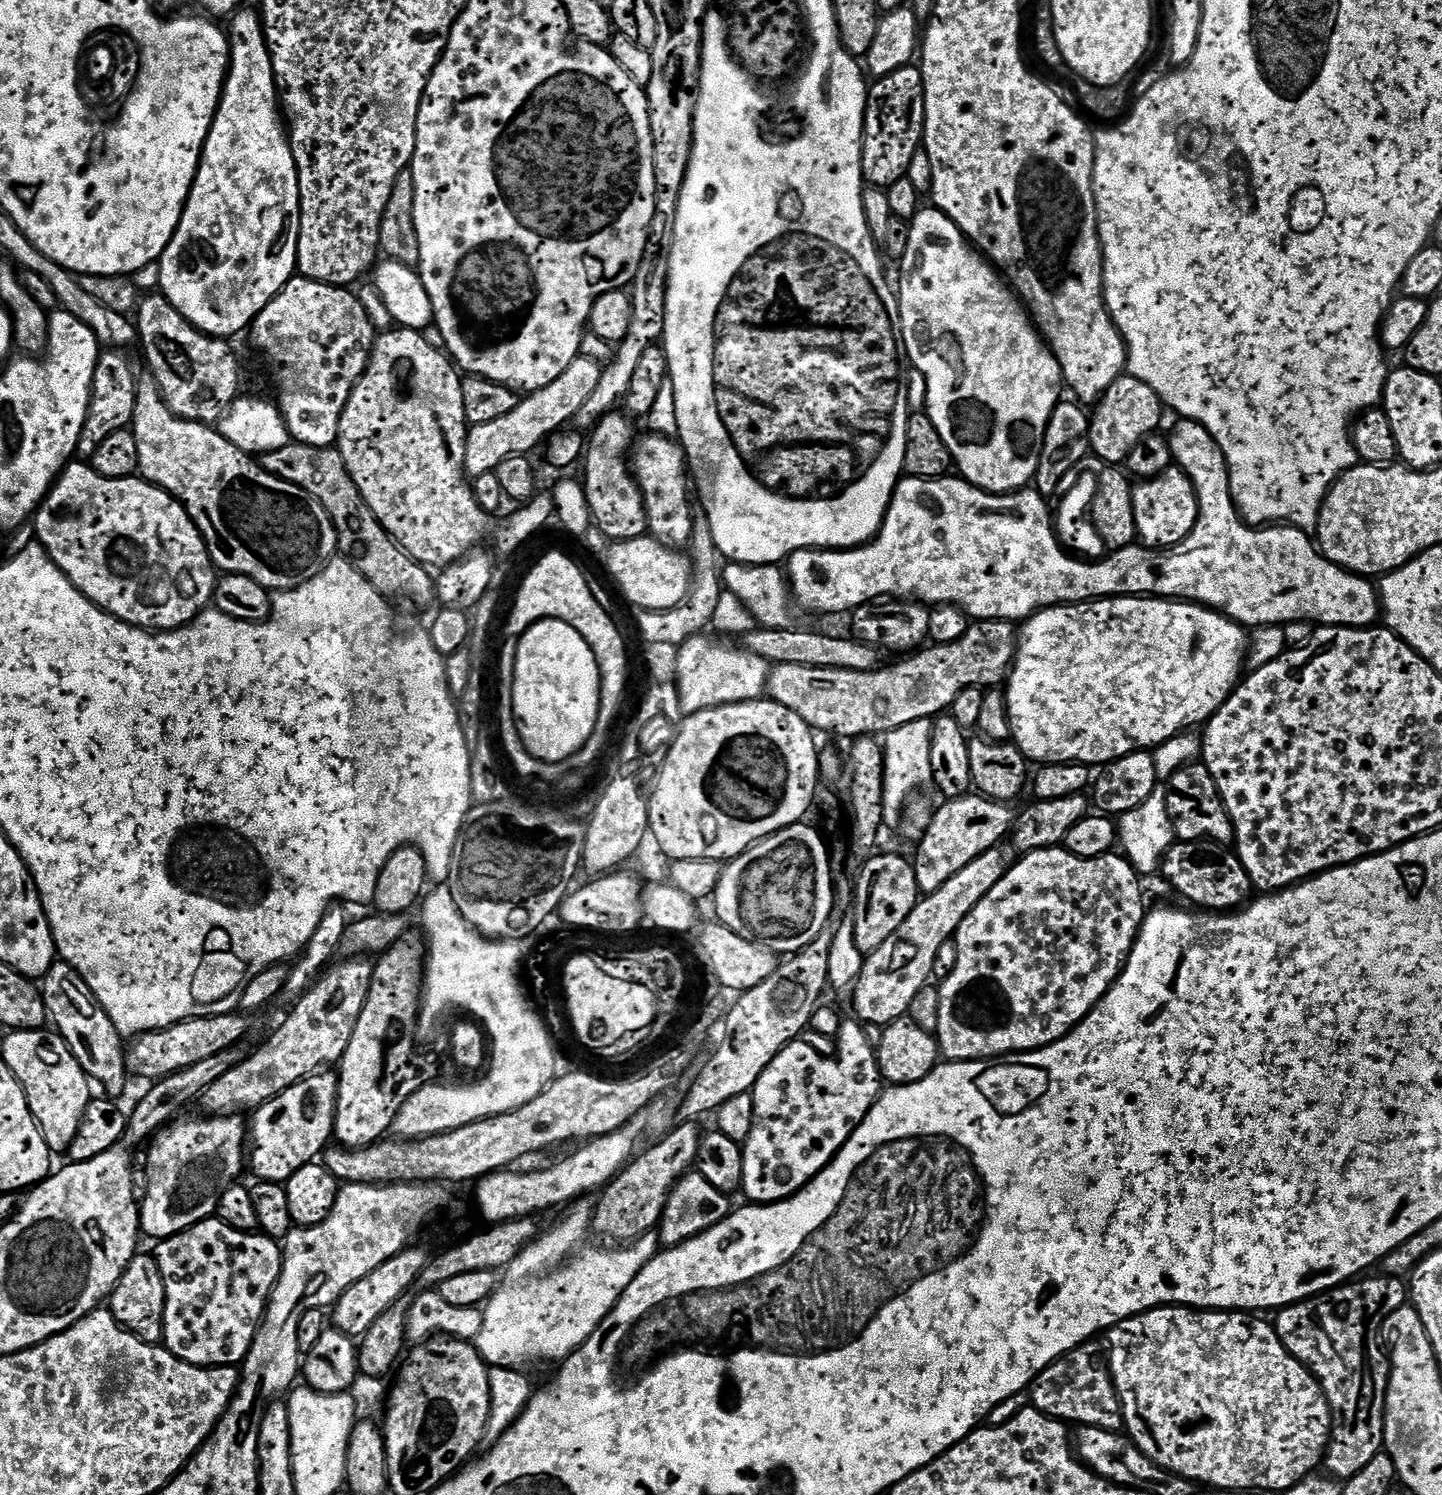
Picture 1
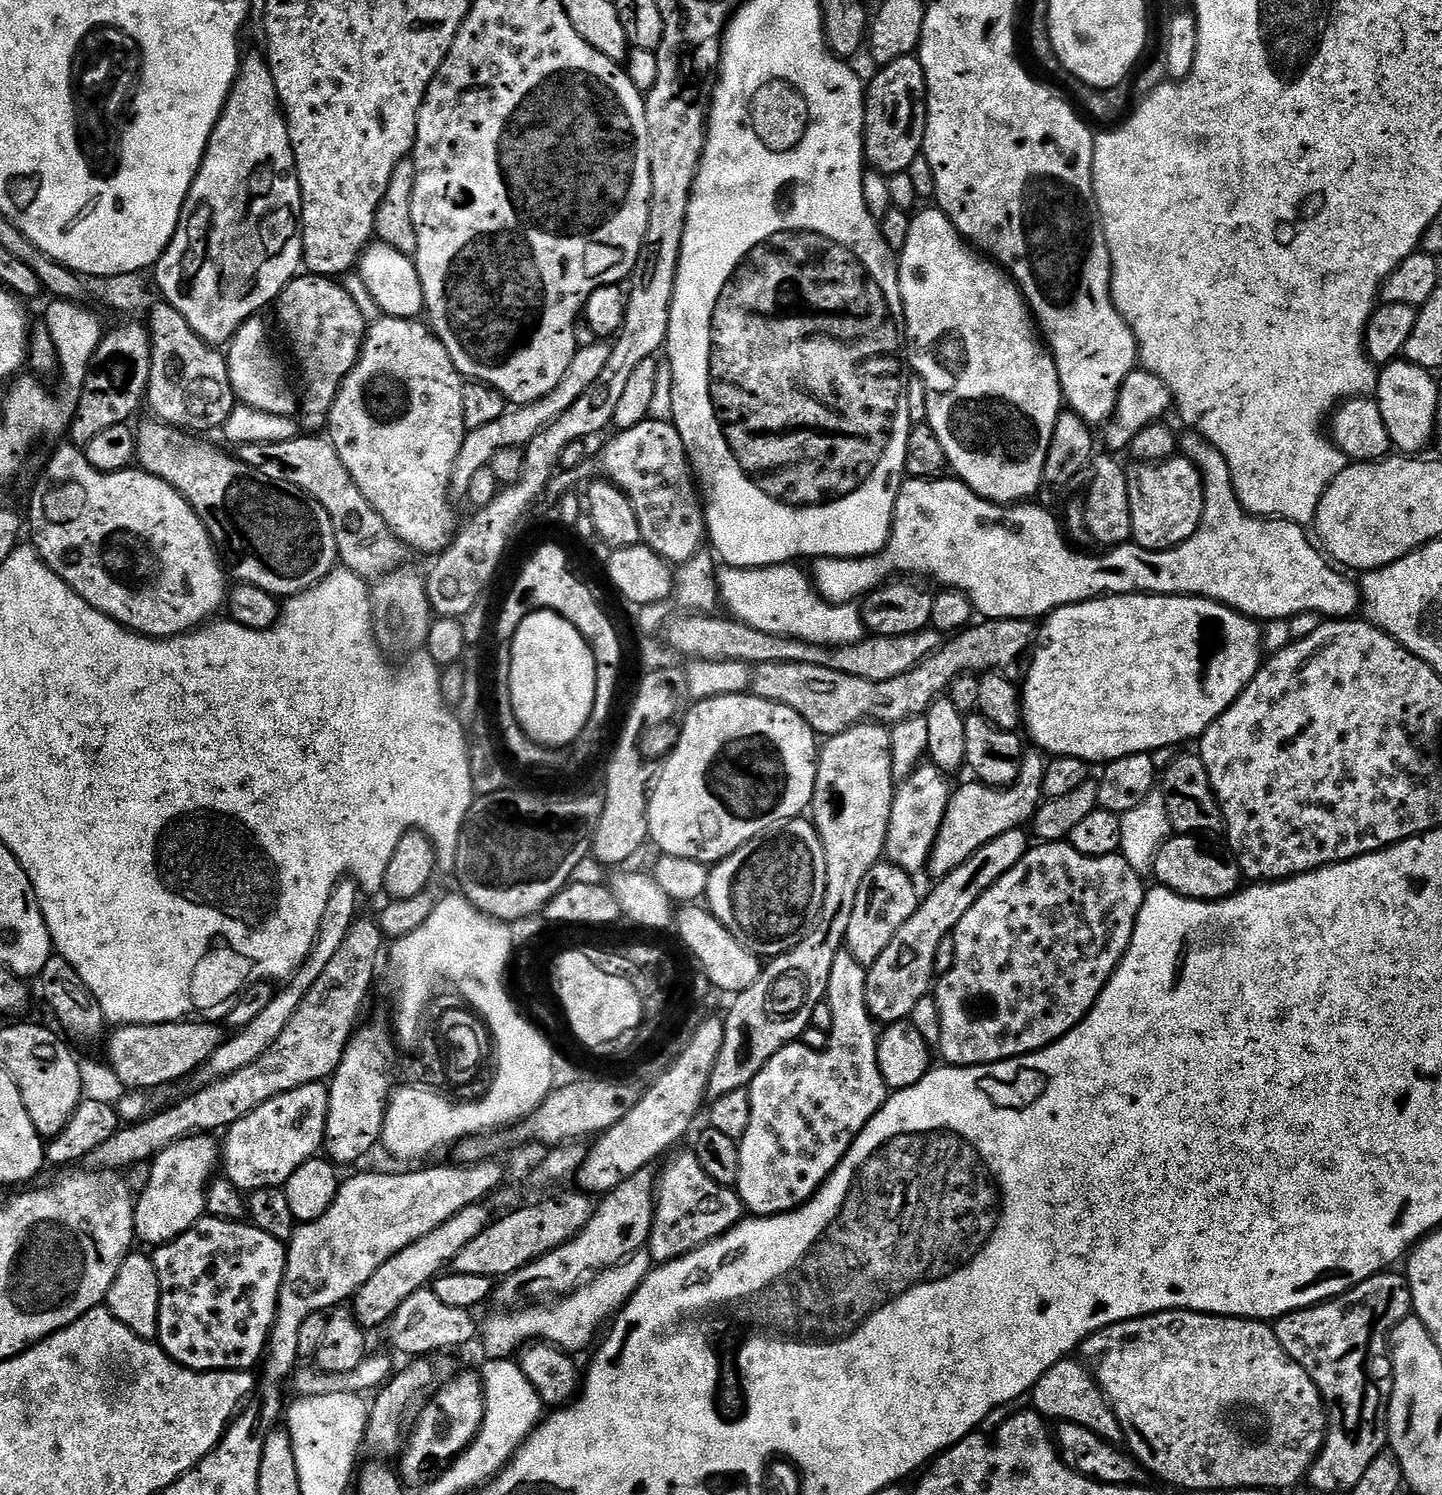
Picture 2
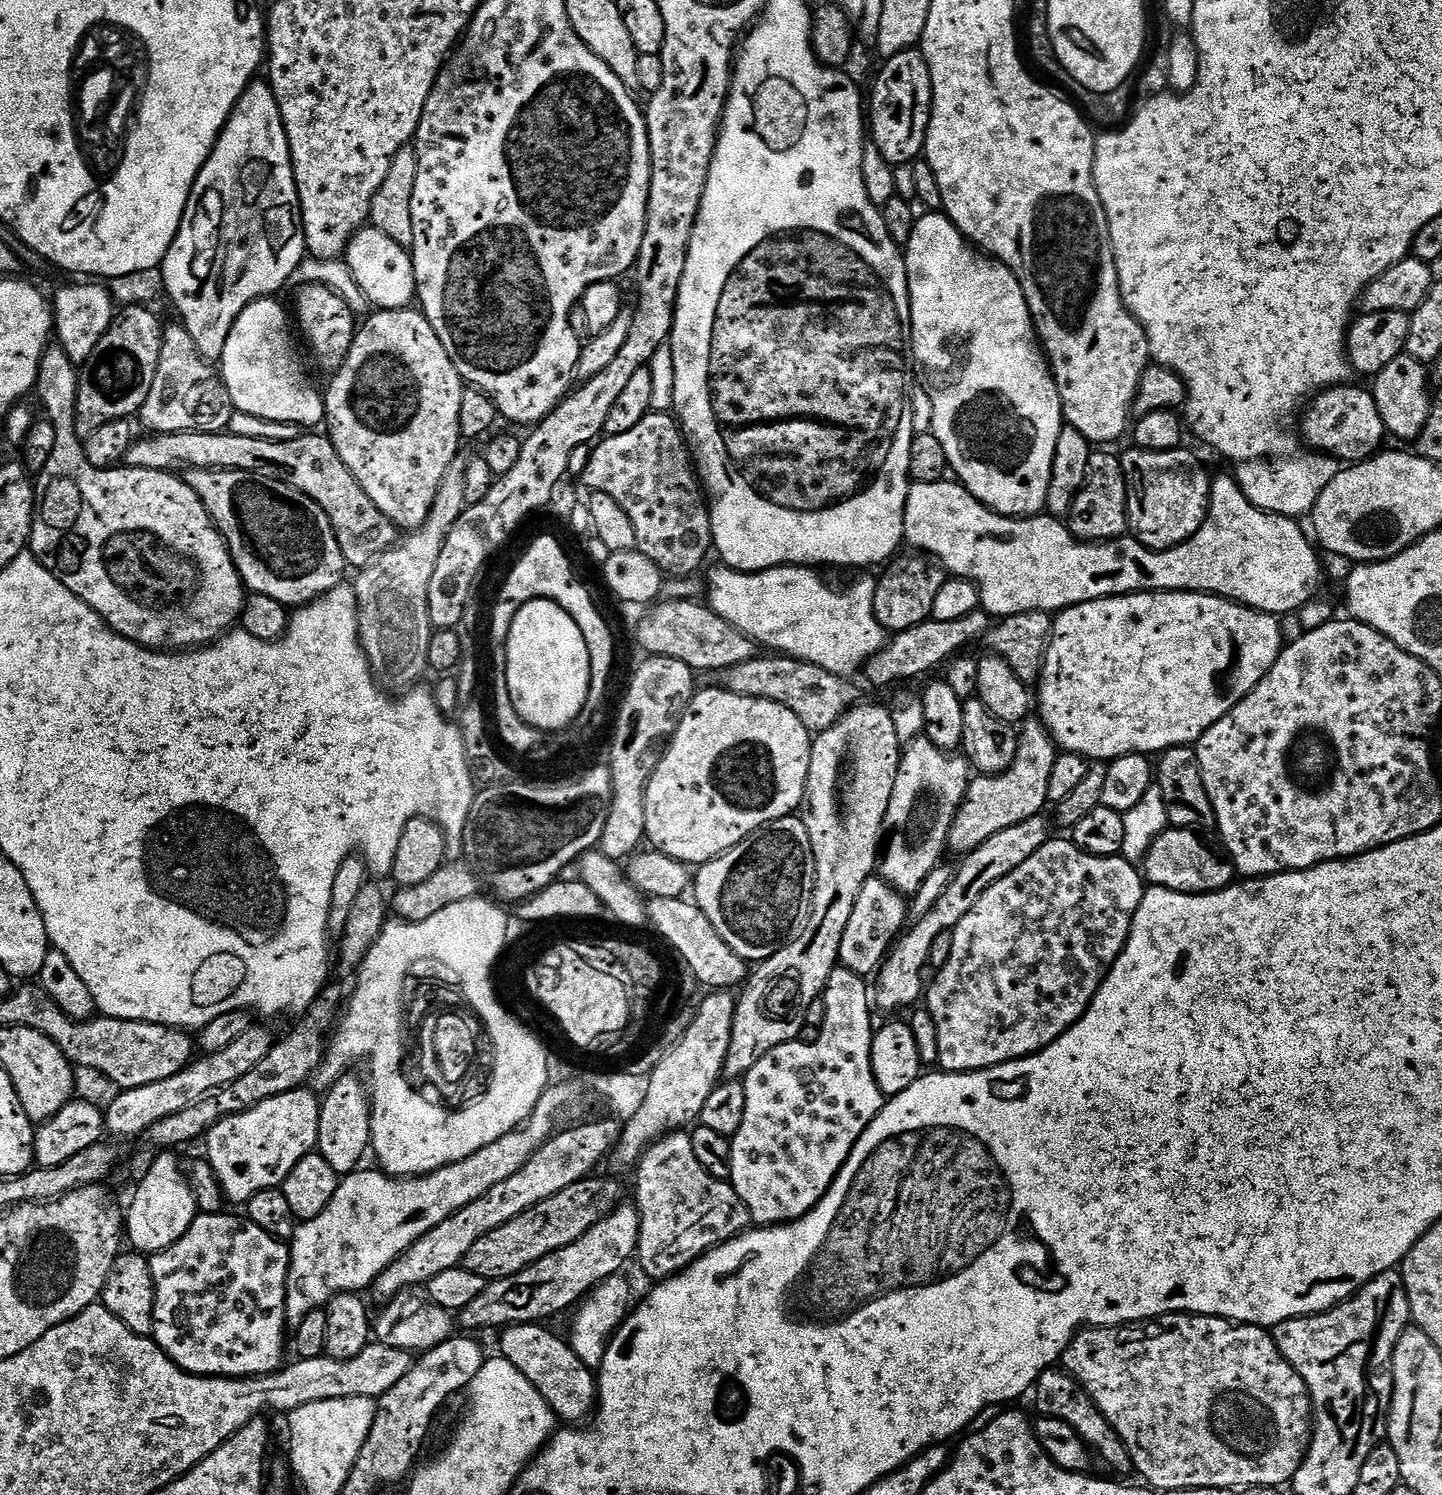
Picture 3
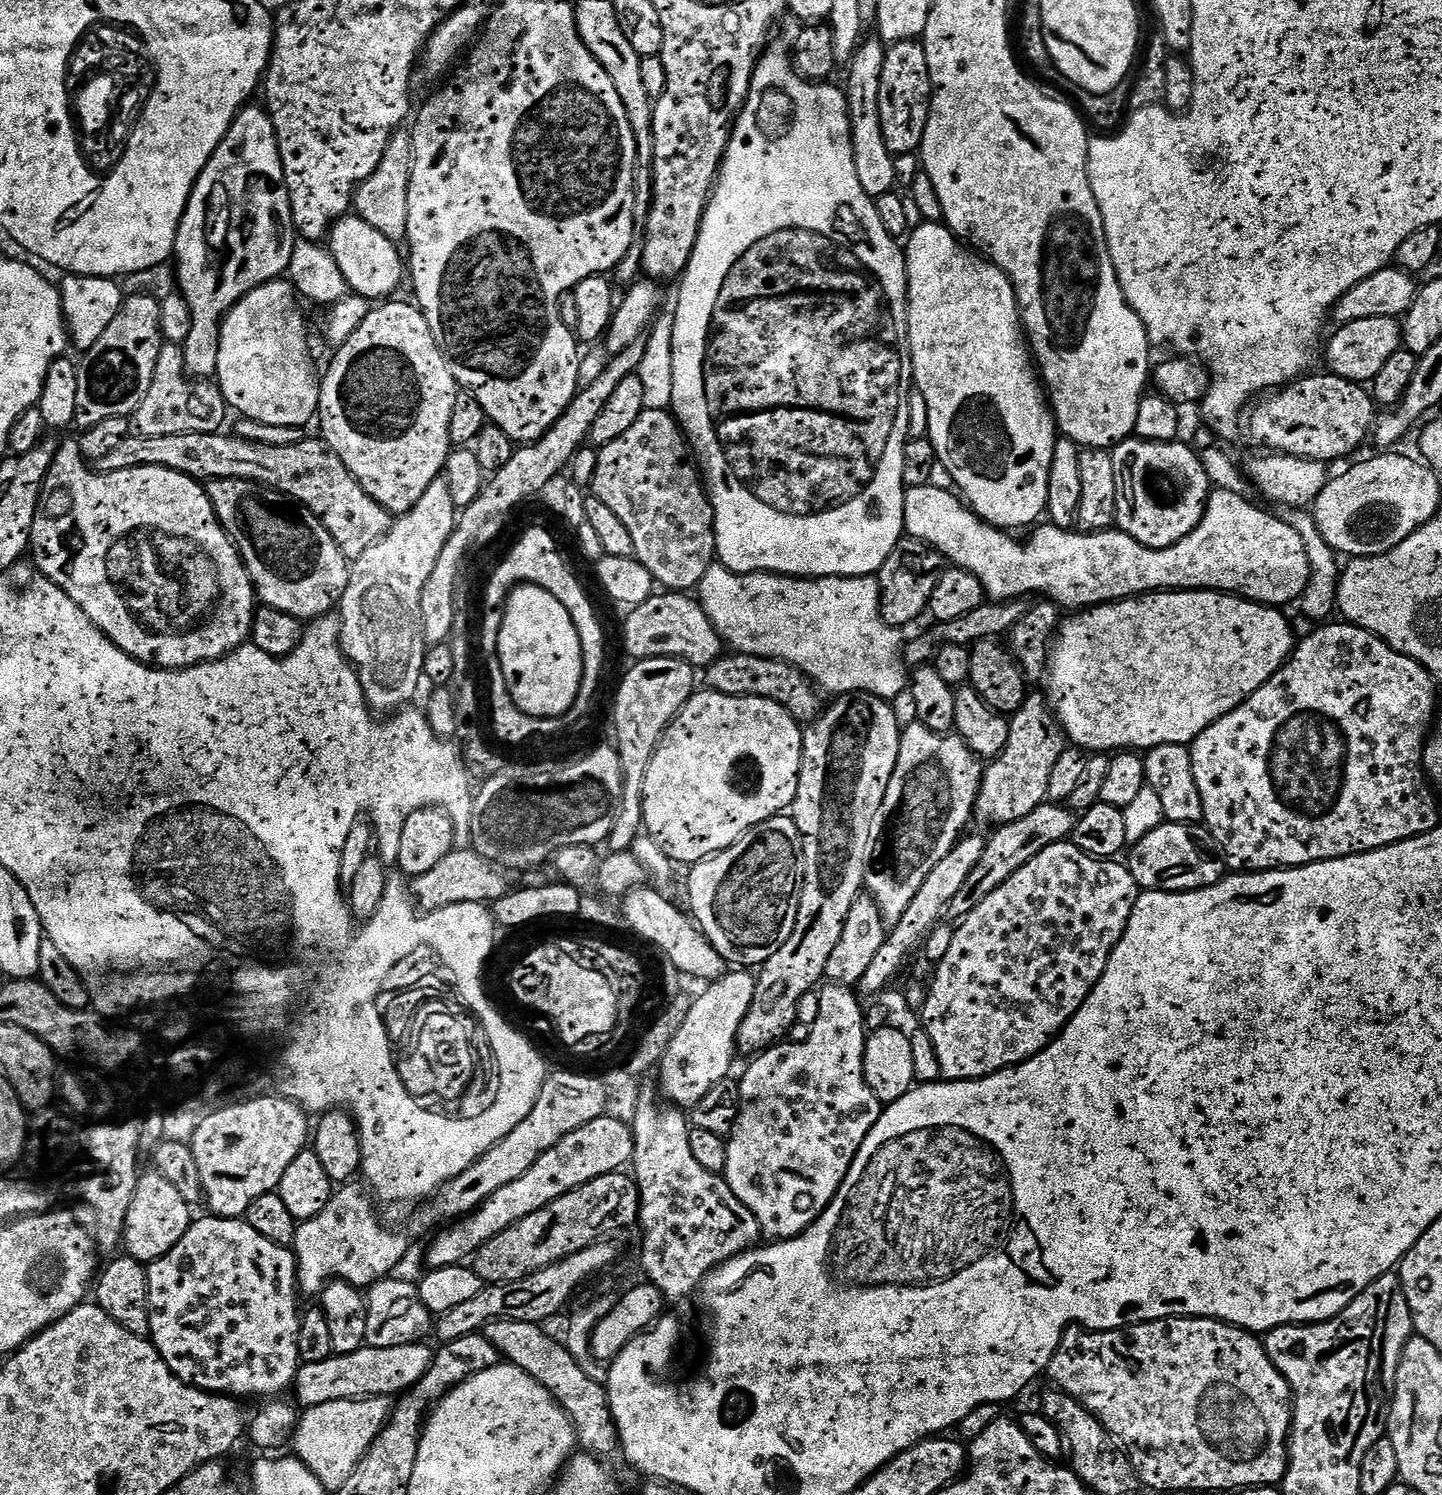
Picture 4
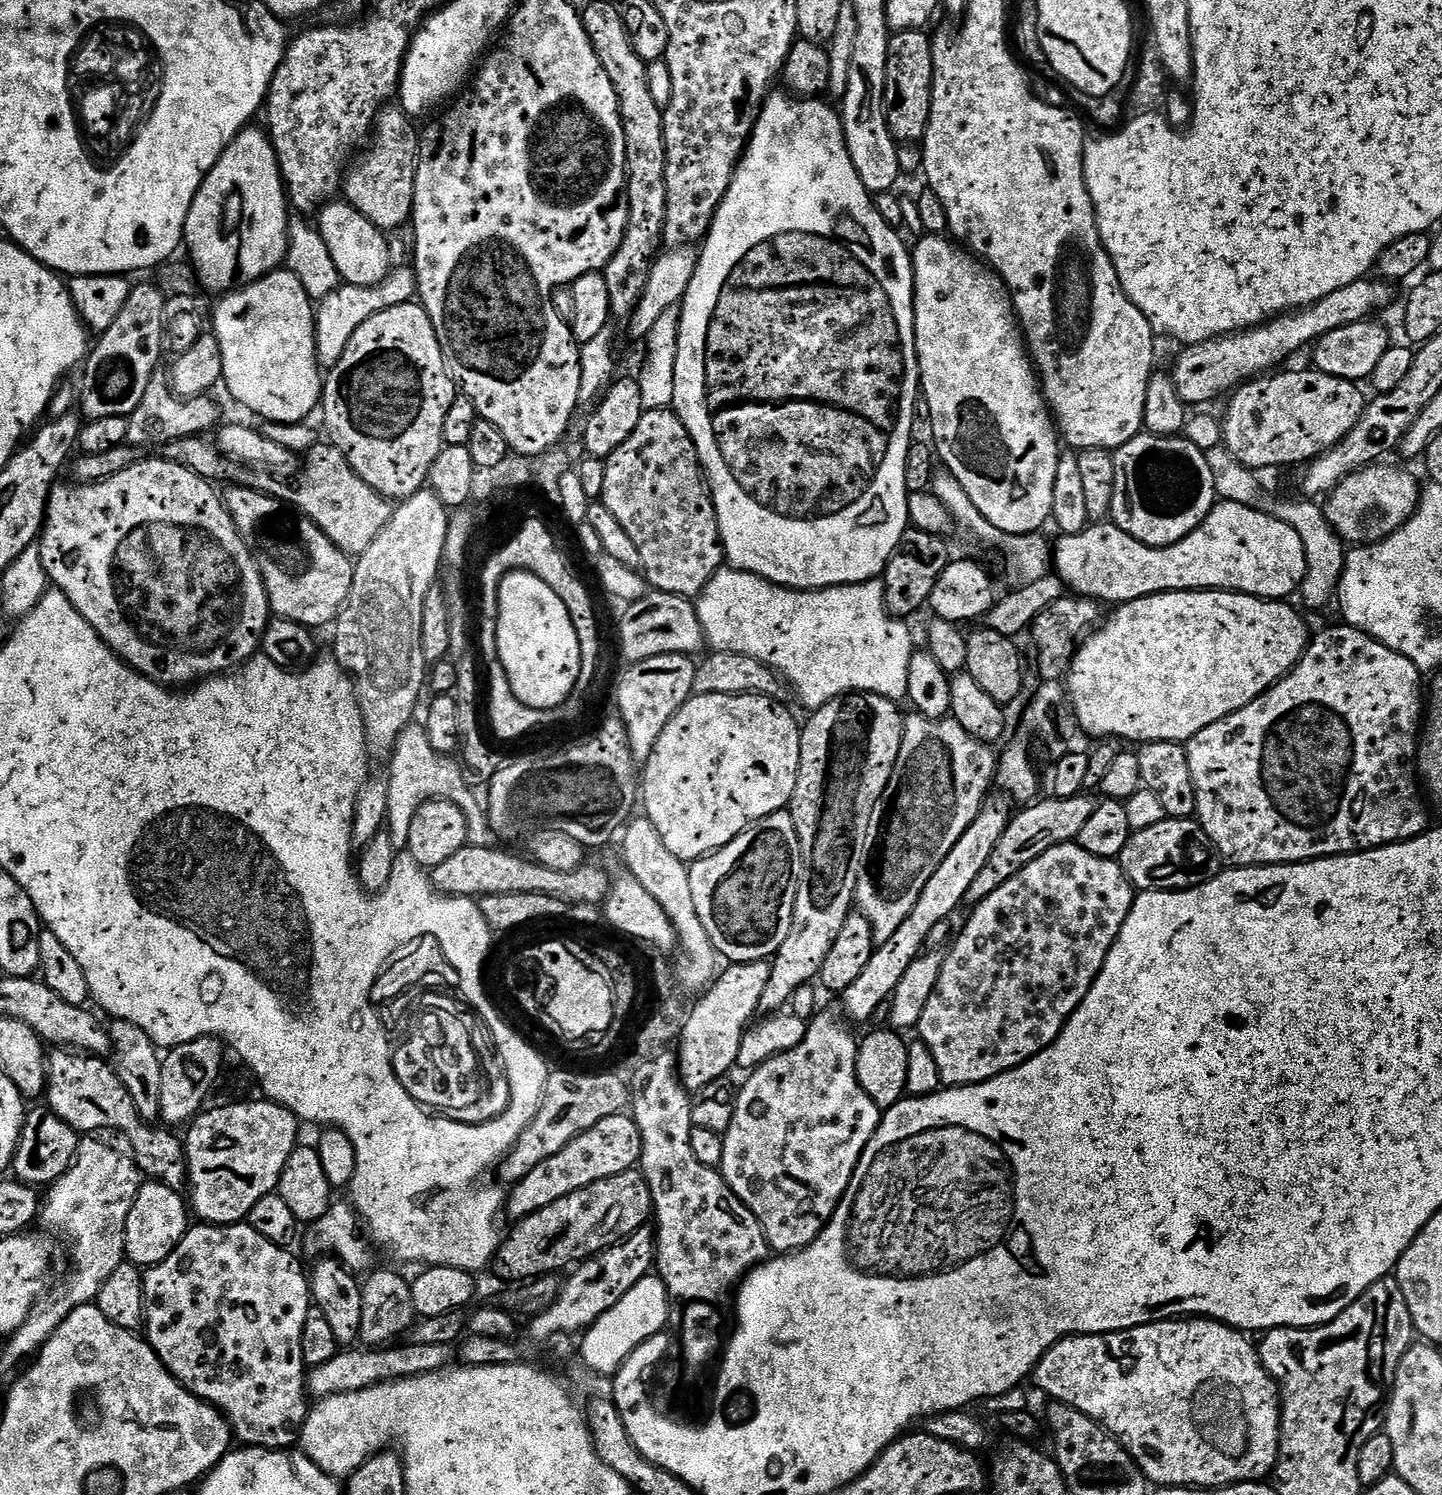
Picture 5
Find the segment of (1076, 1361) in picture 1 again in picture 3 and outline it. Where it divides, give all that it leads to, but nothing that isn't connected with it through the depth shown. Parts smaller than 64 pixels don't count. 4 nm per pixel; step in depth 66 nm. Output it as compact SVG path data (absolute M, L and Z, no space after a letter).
M1056 1366L1046 1369L1036 1380L1035 1396L1037 1413L1040 1416L1058 1418L1062 1422L1074 1426L1074 1430L1084 1439L1084 1443L1088 1445L1099 1463L1101 1460L1106 1467L1113 1468L1116 1472L1129 1471L1132 1468L1132 1459L1122 1438L1112 1429L1110 1422L1100 1413L1094 1401L1088 1397L1088 1391L1069 1372Z

